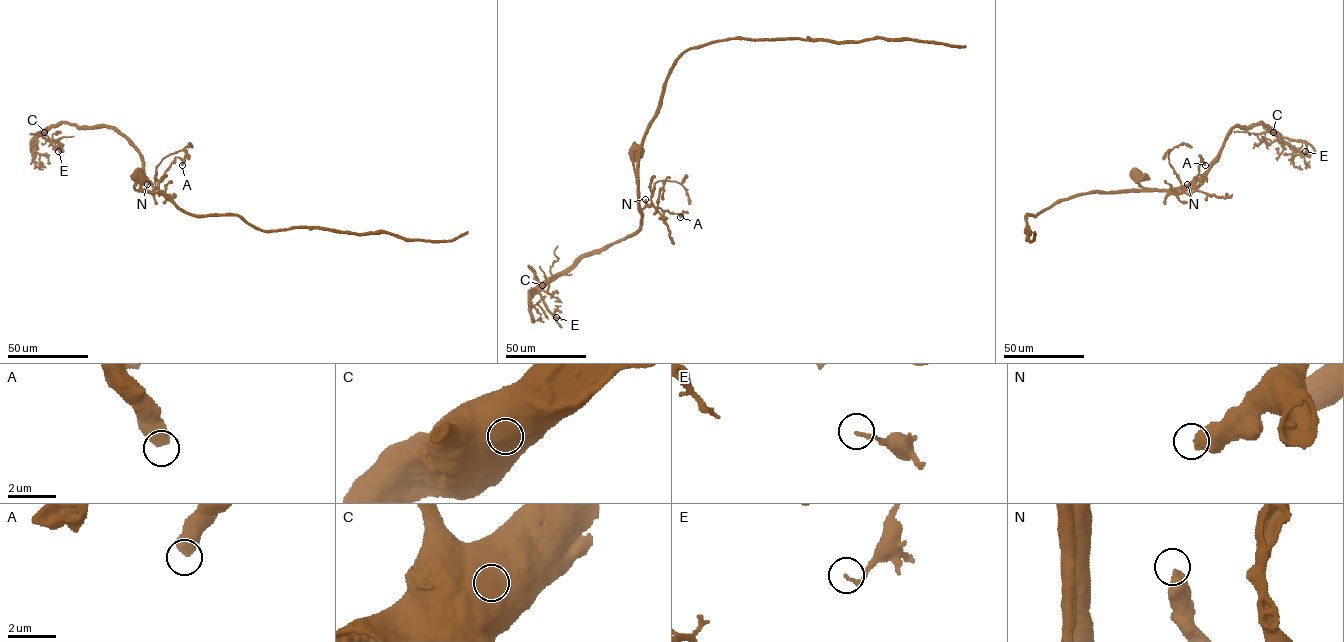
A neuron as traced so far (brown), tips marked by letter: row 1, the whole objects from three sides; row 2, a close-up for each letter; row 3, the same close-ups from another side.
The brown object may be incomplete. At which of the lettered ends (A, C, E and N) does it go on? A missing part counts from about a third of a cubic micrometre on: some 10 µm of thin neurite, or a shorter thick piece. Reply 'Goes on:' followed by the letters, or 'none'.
Goes on: none

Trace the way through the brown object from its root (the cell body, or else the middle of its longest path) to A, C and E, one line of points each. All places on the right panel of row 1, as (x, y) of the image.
A: (1135, 175), (1143, 187), (1170, 190), (1191, 184), (1196, 178), (1194, 187), (1201, 157), (1205, 165)
C: (1135, 175), (1142, 186), (1154, 189), (1170, 190), (1191, 184), (1208, 168), (1233, 128), (1262, 123), (1273, 132)
E: (1135, 175), (1142, 186), (1154, 189), (1193, 184), (1236, 126), (1264, 123), (1279, 135), (1302, 140), (1305, 151)

